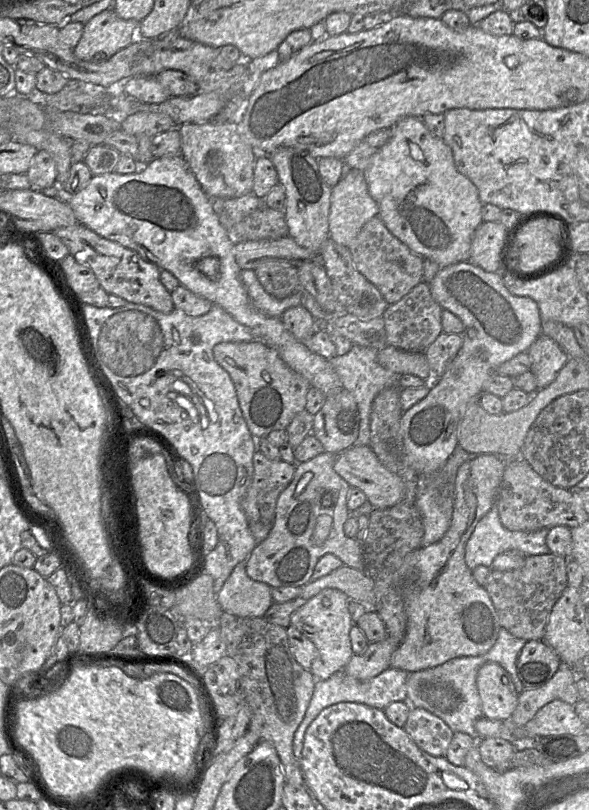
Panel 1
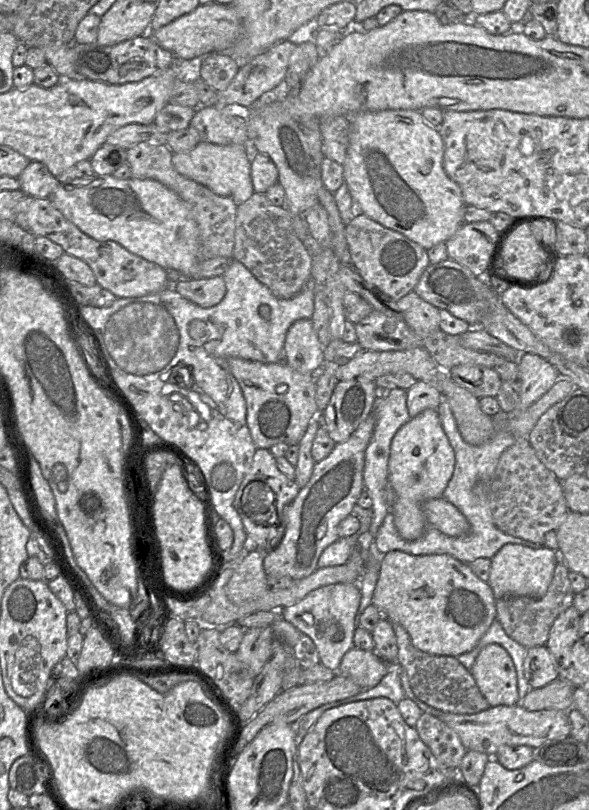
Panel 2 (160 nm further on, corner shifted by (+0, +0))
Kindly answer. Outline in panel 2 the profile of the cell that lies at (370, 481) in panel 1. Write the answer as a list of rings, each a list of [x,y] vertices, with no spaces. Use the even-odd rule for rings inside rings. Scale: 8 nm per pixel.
[[[444,498],[424,501],[422,511],[428,525],[437,528],[448,536],[459,537],[470,531],[470,524],[466,517]]]

